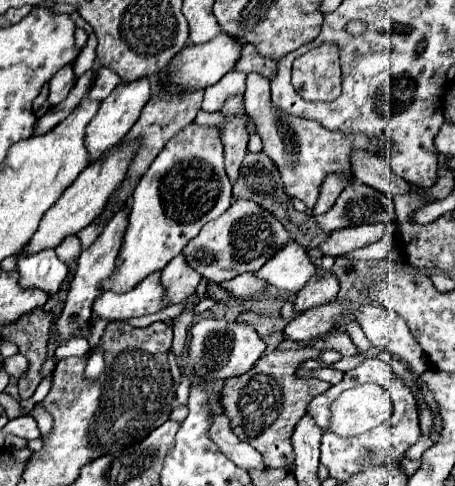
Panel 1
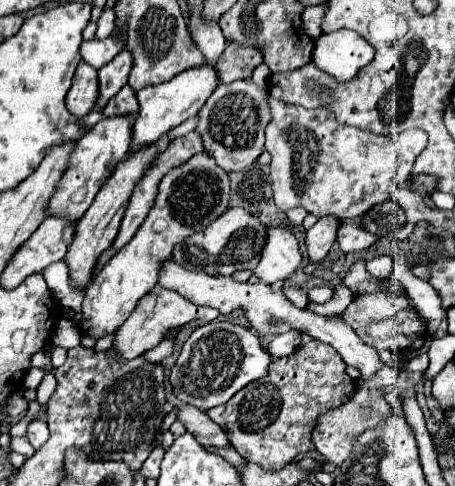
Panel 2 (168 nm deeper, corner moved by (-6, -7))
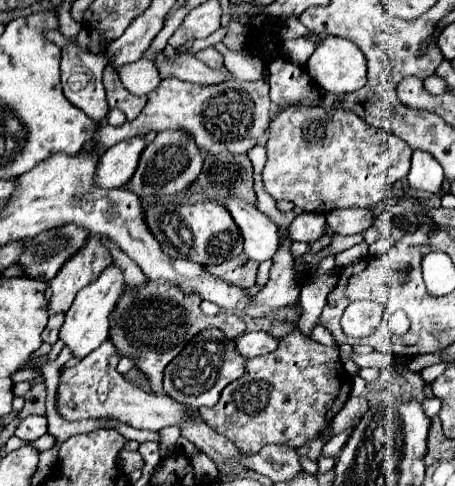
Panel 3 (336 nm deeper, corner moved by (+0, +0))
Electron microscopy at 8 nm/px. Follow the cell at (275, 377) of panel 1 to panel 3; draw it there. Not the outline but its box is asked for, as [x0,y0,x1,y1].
[198,328,352,454]

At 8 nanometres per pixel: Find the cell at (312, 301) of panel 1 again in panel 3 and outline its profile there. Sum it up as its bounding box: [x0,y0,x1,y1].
[290,212,326,242]

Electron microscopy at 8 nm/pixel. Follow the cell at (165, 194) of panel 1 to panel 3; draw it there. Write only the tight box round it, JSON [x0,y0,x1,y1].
[60,264,126,358]

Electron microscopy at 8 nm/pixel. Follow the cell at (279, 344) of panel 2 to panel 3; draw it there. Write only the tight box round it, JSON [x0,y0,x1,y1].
[236,332,280,358]

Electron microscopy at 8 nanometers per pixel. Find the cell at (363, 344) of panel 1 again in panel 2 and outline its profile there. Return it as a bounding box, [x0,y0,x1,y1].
[308,286,333,304]

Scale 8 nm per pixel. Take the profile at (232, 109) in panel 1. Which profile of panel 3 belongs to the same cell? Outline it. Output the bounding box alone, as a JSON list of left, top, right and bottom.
[94,78,272,154]

